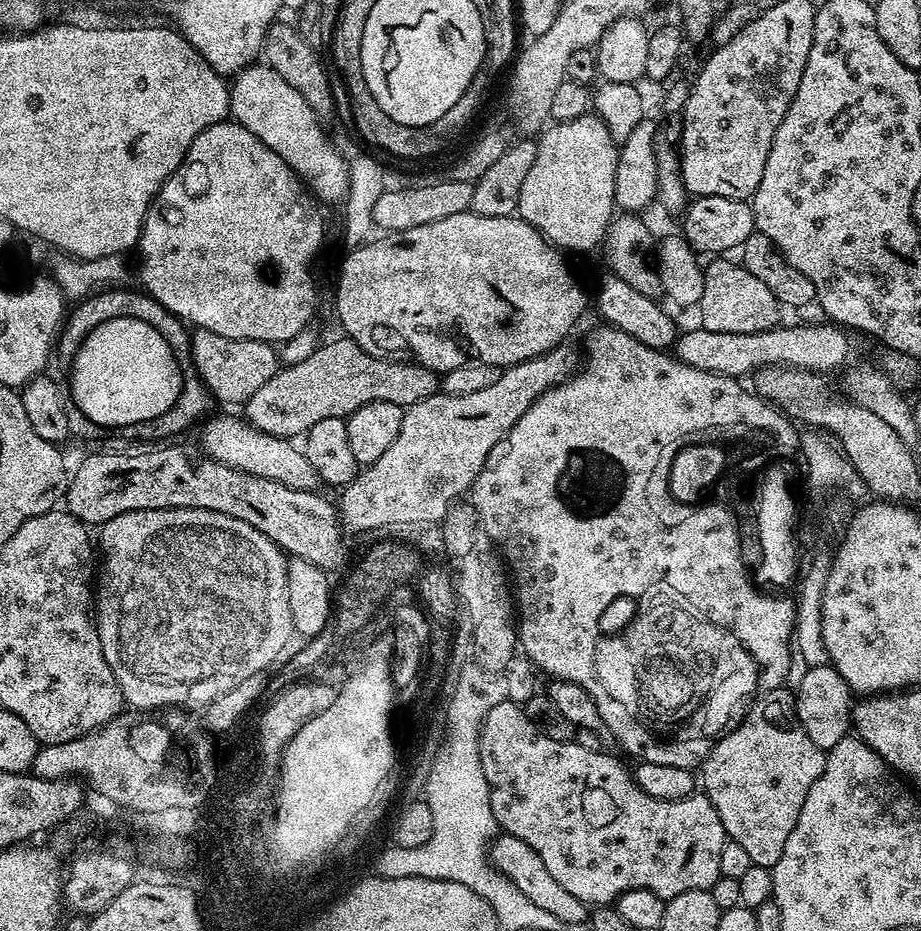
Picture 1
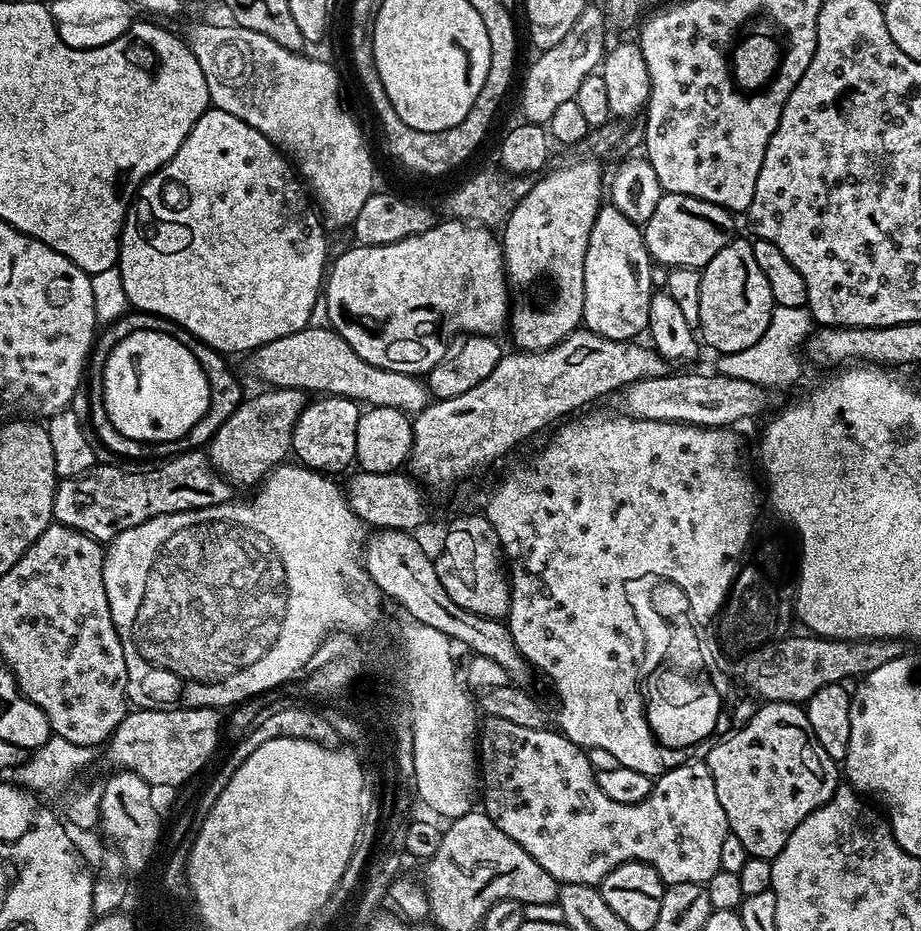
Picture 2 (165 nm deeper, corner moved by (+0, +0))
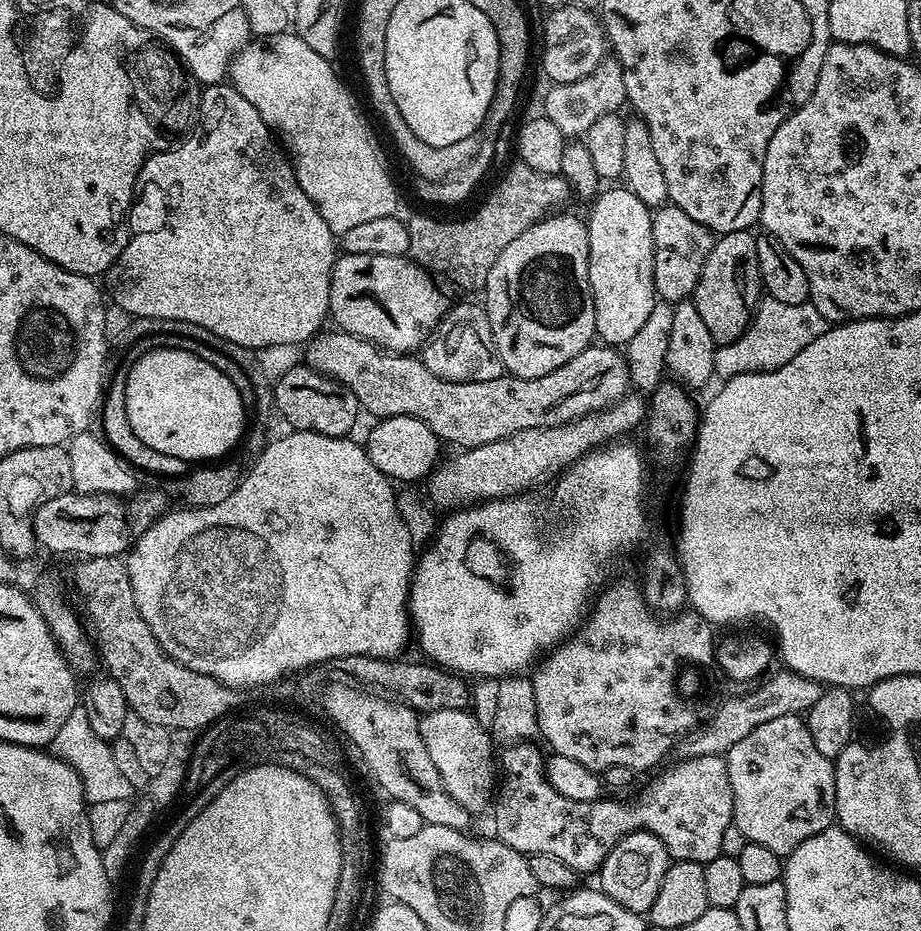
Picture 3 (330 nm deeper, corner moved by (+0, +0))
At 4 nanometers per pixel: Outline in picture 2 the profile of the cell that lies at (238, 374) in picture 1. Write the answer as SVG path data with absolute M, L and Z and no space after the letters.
M307 327L278 338L254 353L256 372L272 388L298 388L305 394L344 396L373 408L390 406L409 414L421 412L430 403L428 385L420 376L370 366L331 327Z

